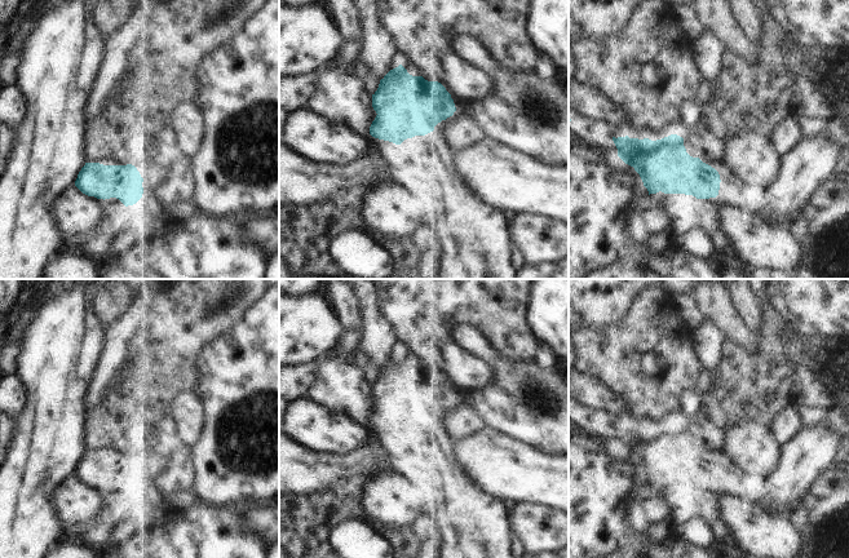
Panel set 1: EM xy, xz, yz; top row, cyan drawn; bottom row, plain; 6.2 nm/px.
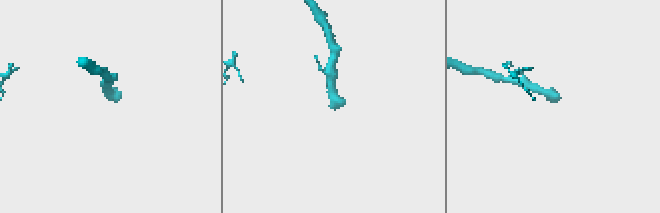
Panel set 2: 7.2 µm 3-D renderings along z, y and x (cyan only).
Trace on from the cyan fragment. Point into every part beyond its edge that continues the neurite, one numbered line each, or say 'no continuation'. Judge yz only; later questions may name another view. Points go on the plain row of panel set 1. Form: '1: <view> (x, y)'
1: yz (728, 479)

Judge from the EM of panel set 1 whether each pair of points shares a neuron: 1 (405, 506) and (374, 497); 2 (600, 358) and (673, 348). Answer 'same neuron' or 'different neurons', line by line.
1: same neuron
2: same neuron

